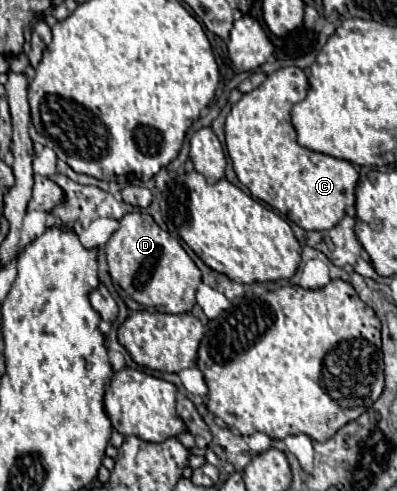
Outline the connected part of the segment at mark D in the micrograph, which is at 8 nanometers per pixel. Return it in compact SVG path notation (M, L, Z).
M129 212L119 220L119 228L105 246L109 276L129 298L149 312L183 314L195 304L195 290L201 284L201 272L187 256L179 240L161 230L149 214Z

